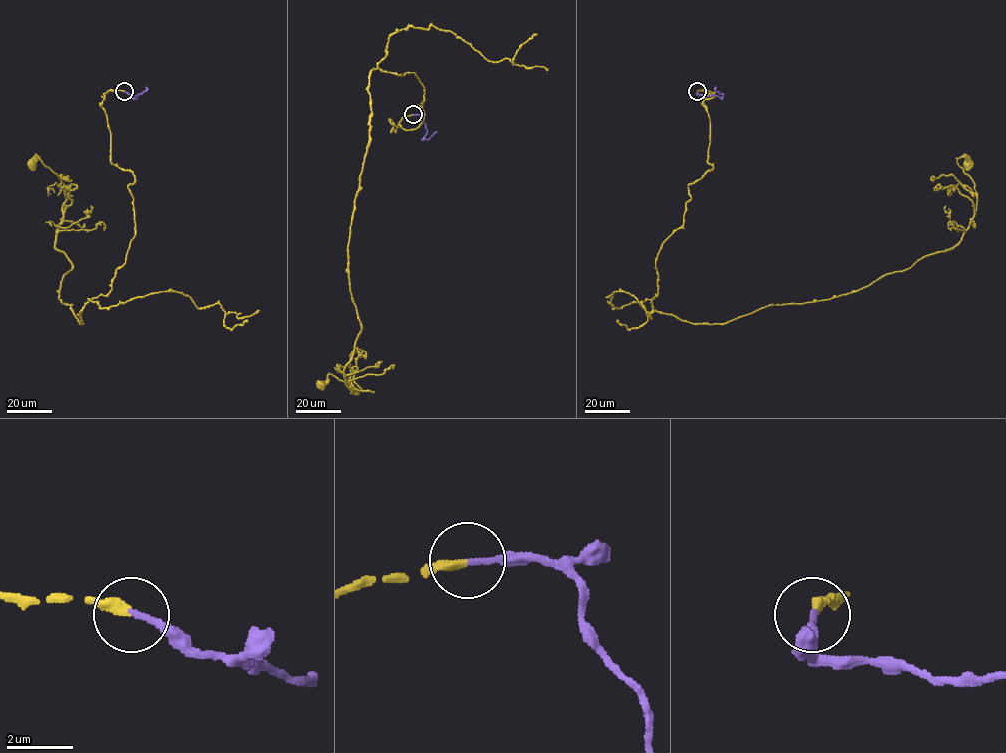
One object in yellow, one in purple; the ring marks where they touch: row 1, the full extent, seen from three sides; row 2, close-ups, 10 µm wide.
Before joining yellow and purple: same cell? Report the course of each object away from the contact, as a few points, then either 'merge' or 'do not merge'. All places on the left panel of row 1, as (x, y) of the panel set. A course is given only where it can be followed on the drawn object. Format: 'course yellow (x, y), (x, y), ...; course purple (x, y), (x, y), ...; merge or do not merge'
course yellow (124, 91), (101, 107), (110, 161), (134, 175), (136, 233), (82, 324), (59, 299), (67, 187), (32, 164); course purple (124, 91), (138, 95), (135, 98), (146, 86); merge

